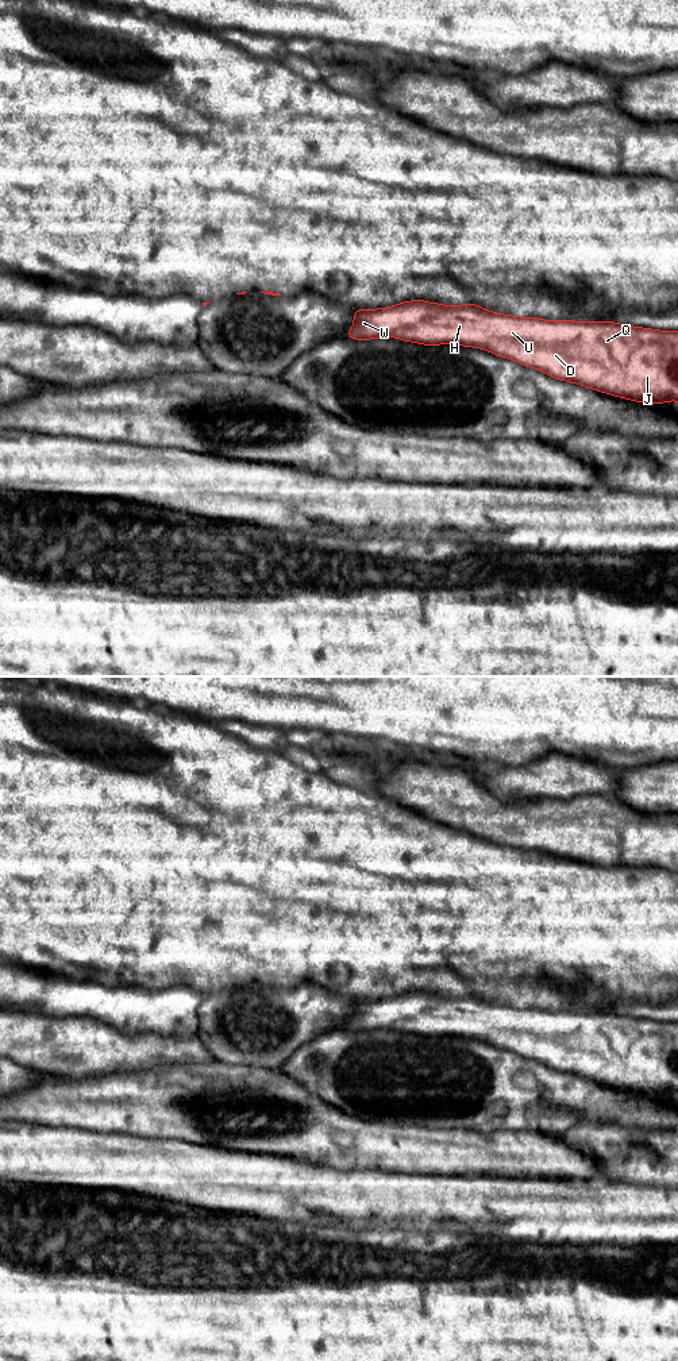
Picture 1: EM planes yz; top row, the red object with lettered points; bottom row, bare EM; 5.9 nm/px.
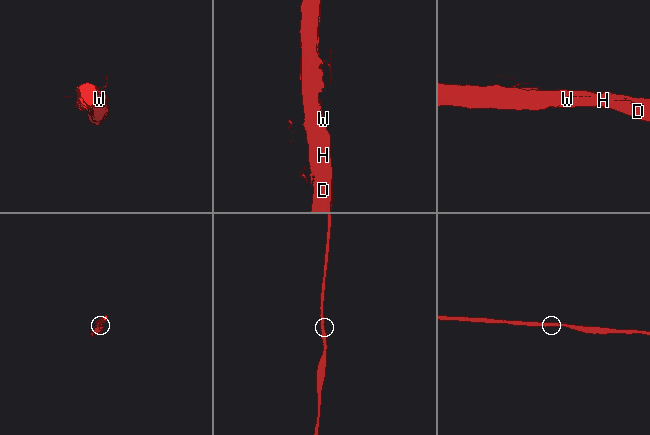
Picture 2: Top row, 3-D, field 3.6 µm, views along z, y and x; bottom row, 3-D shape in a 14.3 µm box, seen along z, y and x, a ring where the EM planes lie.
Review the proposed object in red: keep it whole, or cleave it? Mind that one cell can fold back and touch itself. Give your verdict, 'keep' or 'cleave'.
keep

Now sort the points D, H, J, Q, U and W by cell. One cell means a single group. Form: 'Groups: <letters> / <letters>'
Groups: D H J Q U W

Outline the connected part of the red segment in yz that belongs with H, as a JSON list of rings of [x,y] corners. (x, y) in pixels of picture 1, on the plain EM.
[[[424,991],[404,992],[389,999],[354,1002],[354,1015],[347,1023],[350,1030],[398,1029],[402,1033],[425,1037],[455,1036],[482,1040],[497,1048],[512,1050],[524,1059],[538,1060],[551,1069],[578,1075],[615,1088],[648,1095],[678,1094],[678,1022],[658,1022],[615,1013],[517,1009],[496,1005],[475,995],[442,996]]]

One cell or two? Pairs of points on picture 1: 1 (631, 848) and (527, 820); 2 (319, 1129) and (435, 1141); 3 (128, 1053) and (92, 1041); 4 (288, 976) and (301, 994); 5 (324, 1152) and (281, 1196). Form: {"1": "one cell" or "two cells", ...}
{"1": "one cell", "2": "one cell", "3": "one cell", "4": "two cells", "5": "two cells"}

